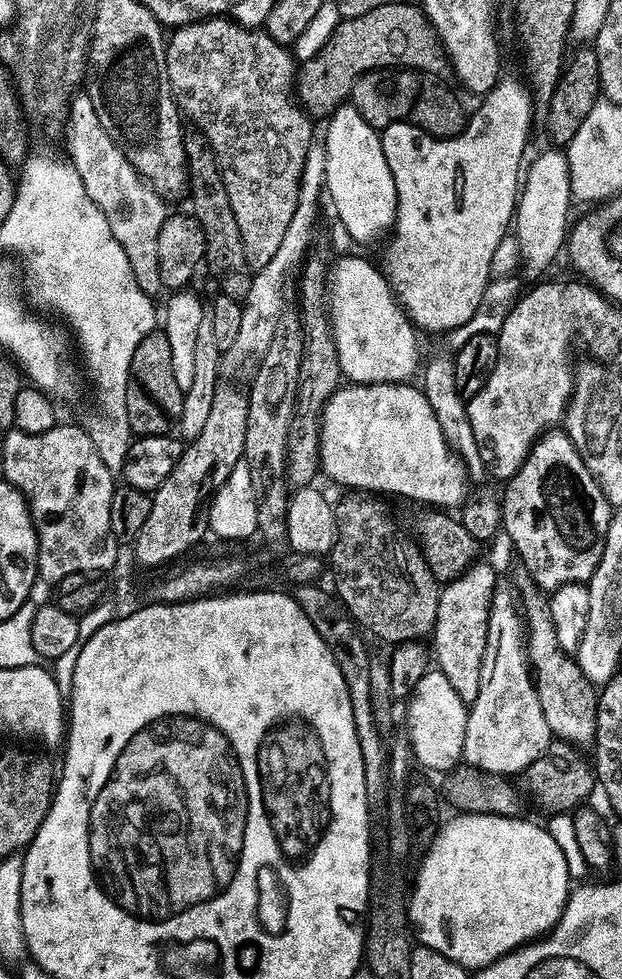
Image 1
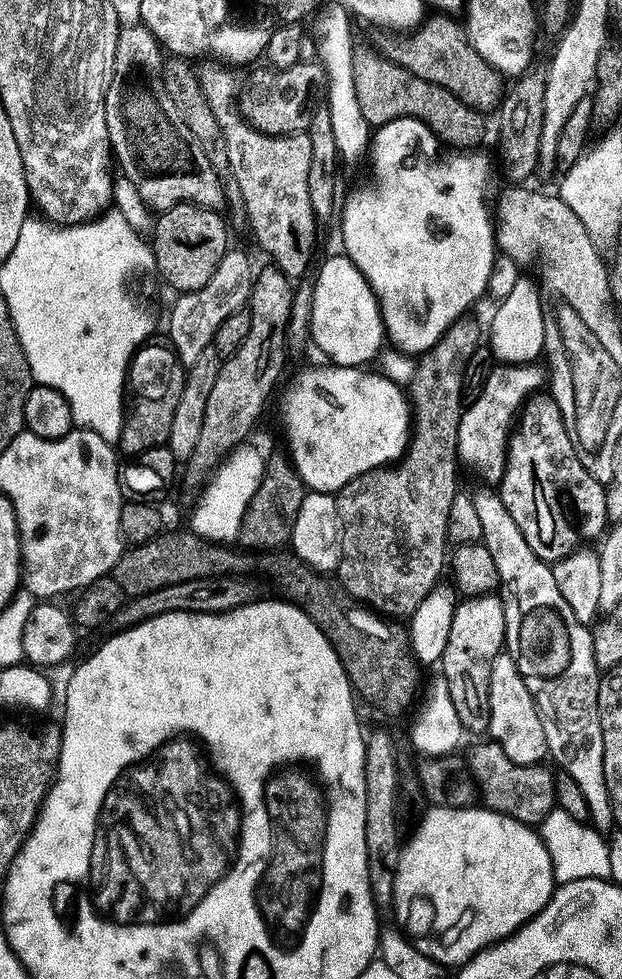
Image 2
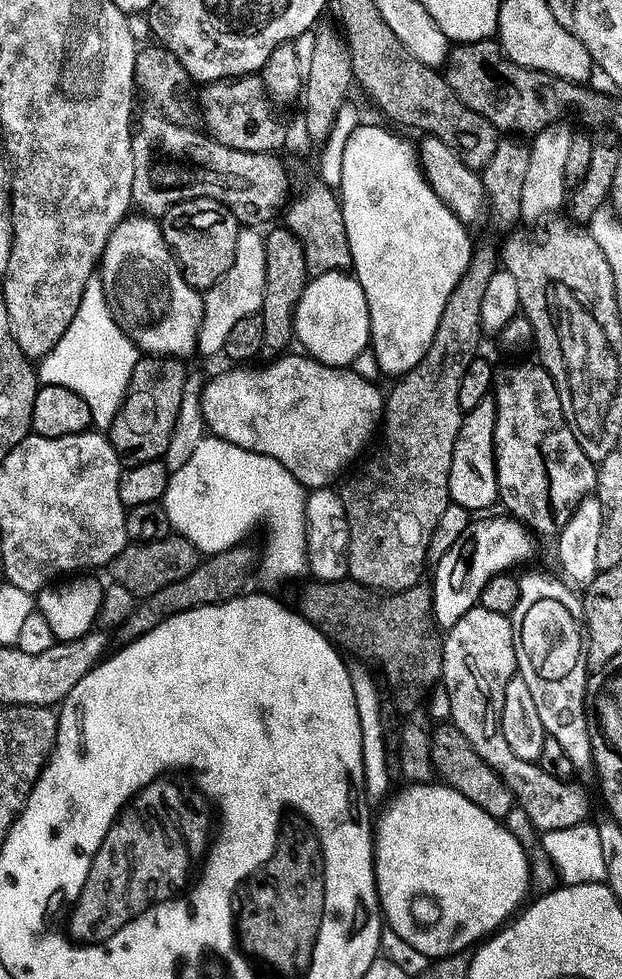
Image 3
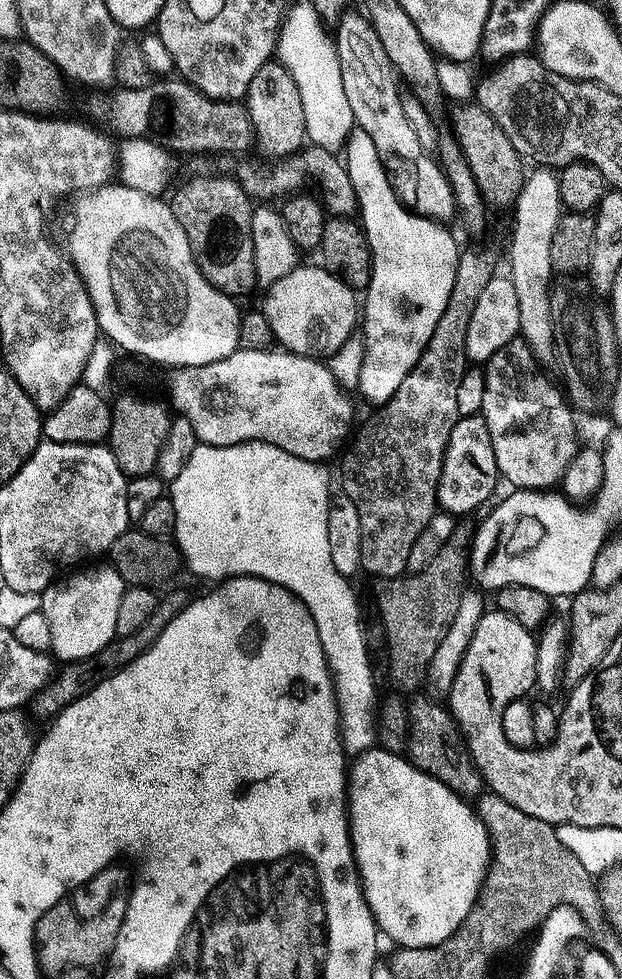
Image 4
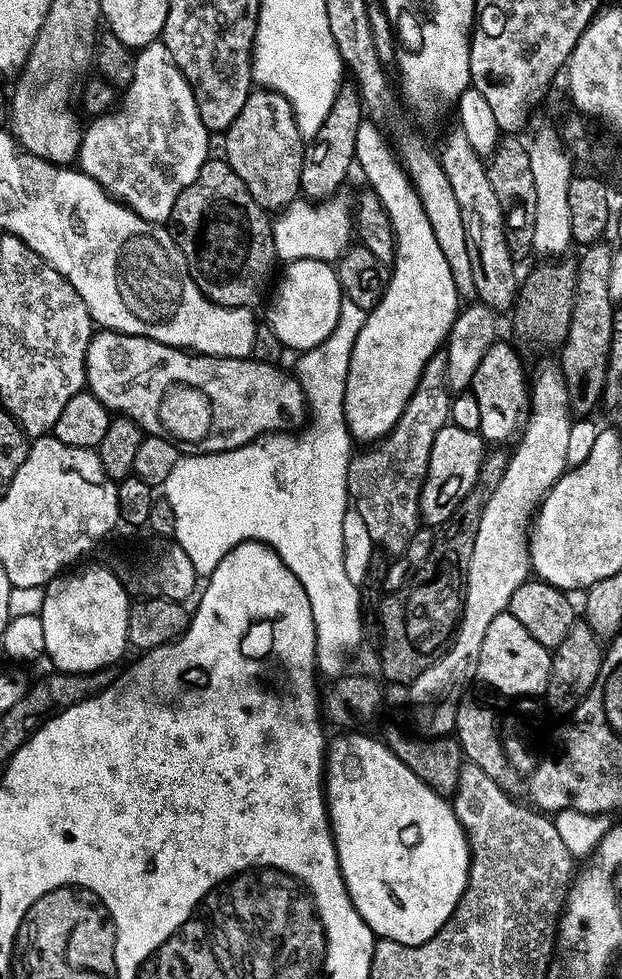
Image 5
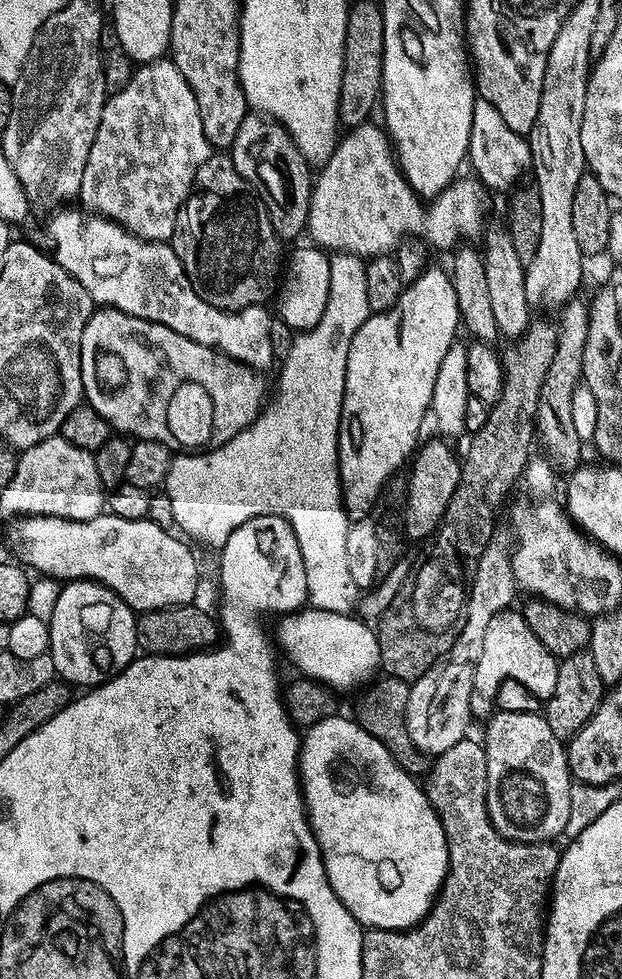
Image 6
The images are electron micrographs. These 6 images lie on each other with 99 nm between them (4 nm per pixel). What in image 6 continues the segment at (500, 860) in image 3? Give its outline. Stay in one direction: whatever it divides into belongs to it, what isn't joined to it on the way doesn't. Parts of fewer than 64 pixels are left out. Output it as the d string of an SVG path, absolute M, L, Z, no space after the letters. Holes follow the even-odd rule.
M337 714L318 722L318 726L307 729L302 740L300 750L300 782L304 793L304 806L308 809L308 823L312 826L312 833L316 835L318 846L322 850L322 858L326 866L326 874L330 878L330 886L334 894L350 910L353 918L360 923L360 927L365 930L375 930L378 932L409 932L411 928L416 928L432 912L432 906L439 896L441 888L444 887L444 879L448 877L448 863L450 854L448 853L448 839L444 833L442 822L434 810L434 806L428 801L428 793L423 787L418 785L417 777L406 774L394 758L390 758L390 750L378 742L362 726L356 723L355 719L344 717L344 714Z

